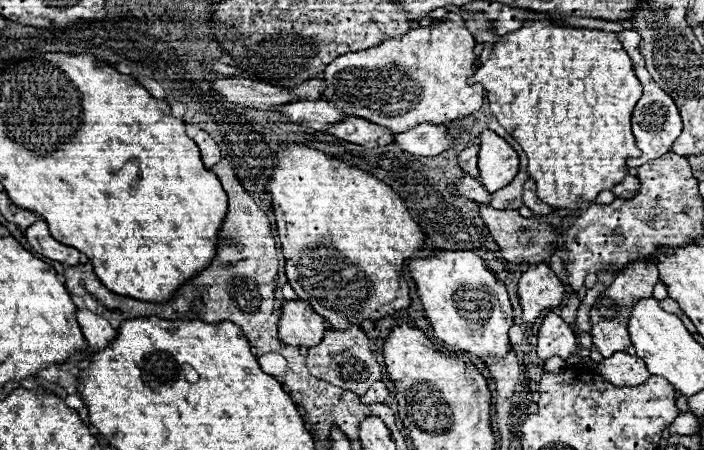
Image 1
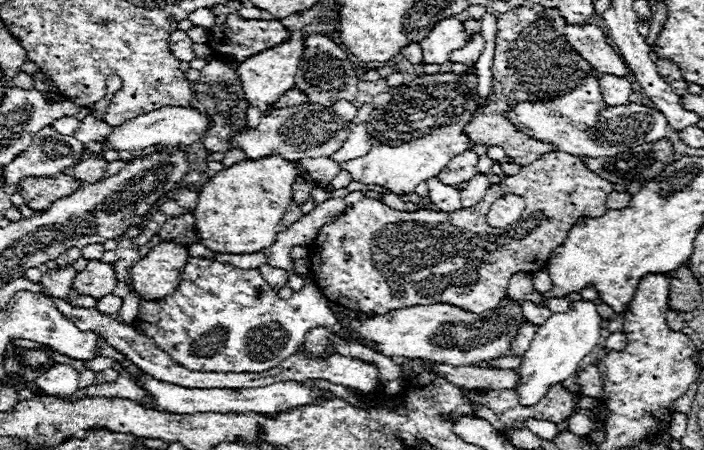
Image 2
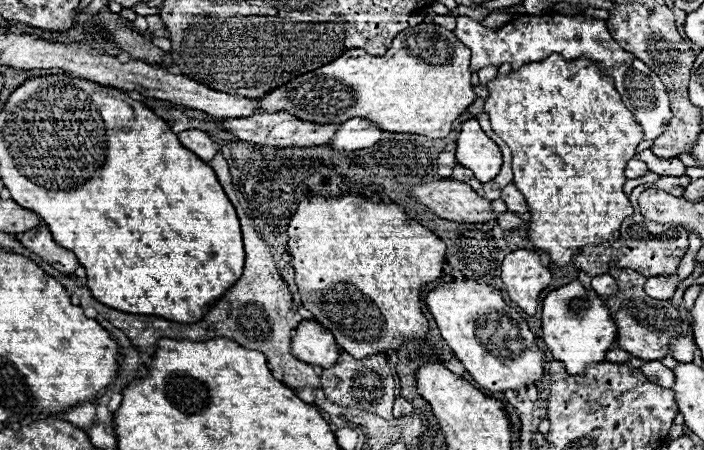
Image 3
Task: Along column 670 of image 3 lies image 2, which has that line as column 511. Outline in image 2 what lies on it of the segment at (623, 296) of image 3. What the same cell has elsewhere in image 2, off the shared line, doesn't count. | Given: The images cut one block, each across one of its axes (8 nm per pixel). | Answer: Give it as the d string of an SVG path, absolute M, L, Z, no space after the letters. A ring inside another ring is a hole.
M430 304L398 308L388 314L370 316L366 320L358 320L356 316L344 316L338 306L332 306L330 310L336 314L336 318L344 322L344 326L352 328L358 338L366 338L376 344L372 350L382 356L406 356L422 360L428 358L432 362L448 362L452 366L470 366L482 360L506 356L510 340L516 336L518 324L524 322L524 314L518 304L488 310L484 314L464 312L462 308L450 304Z

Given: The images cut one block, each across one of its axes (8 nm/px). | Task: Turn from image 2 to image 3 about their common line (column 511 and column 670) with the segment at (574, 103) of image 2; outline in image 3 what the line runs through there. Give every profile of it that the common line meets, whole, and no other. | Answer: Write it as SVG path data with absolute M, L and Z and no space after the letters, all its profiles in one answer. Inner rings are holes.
M524 14L514 18L500 30L492 30L468 16L458 16L454 34L462 44L466 44L472 50L472 58L470 58L472 74L476 74L486 66L500 66L500 64L512 64L512 70L520 70L524 64L540 62L548 58L552 52L560 54L568 62L586 56L588 60L600 66L600 74L610 76L614 80L616 90L622 96L624 104L642 126L644 140L658 138L664 132L664 126L672 118L670 100L660 78L654 74L650 66L646 66L642 60L634 58L632 54L628 54L618 46L618 42L610 36L606 28L606 20L584 18L584 16L562 16L562 14L552 14L552 18L550 14L546 16Z

